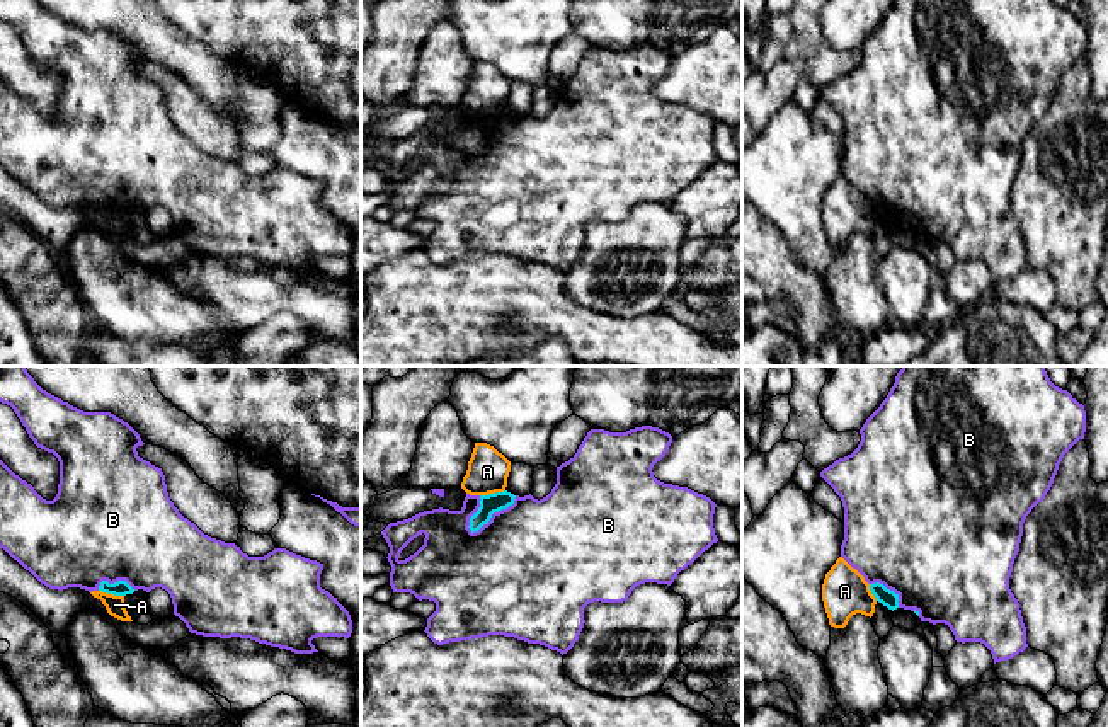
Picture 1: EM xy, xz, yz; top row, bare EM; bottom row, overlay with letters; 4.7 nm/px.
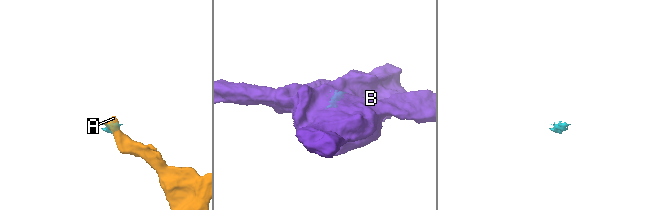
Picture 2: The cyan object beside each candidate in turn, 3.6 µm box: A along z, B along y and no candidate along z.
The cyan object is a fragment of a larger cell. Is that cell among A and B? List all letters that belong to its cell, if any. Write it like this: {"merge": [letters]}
{"merge": ["B"]}

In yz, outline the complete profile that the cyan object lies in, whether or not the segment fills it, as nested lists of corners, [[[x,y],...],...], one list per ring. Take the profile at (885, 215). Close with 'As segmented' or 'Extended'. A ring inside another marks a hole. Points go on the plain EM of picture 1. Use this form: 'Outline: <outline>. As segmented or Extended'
Outline: [[[895,0],[887,17],[860,48],[861,60],[858,66],[820,90],[820,95],[841,116],[844,126],[841,175],[865,196],[871,213],[888,228],[911,228],[921,240],[948,243],[957,260],[984,262],[991,269],[994,283],[1013,278],[1028,266],[1019,221],[1009,208],[1013,182],[1023,155],[1023,141],[1031,128],[1045,117],[1064,73],[1079,58],[1084,58],[1084,51],[1084,24],[1052,0]]]. Extended

